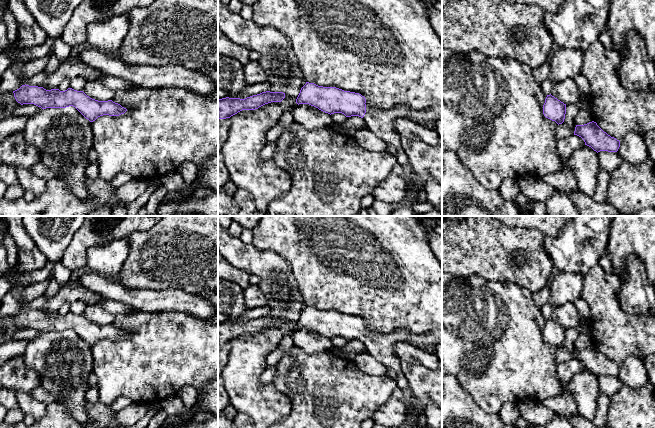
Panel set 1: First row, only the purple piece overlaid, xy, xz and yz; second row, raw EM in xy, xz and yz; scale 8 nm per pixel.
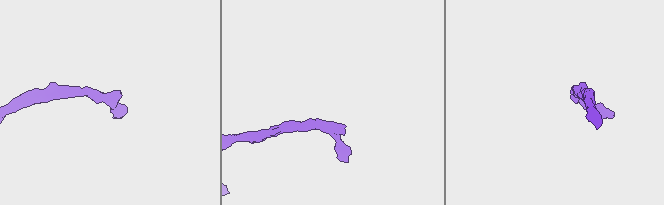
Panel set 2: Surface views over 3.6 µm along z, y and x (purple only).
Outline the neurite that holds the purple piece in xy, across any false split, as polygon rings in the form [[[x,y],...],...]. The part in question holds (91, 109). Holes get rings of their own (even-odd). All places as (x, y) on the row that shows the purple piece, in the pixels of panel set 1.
[[[22,85],[13,91],[18,103],[34,104],[42,109],[75,107],[90,122],[103,115],[119,116],[127,109],[120,104],[108,101],[98,101],[87,96],[83,91],[68,88],[65,91],[59,89],[46,90],[43,87]]]

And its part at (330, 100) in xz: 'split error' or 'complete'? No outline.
split error

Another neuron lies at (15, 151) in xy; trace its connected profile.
[[[23,132],[13,133],[0,143],[0,166],[9,165],[30,170],[39,162],[39,152],[25,140]]]

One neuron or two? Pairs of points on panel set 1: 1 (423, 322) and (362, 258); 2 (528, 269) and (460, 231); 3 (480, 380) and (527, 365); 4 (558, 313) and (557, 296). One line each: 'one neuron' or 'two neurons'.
1: one neuron
2: one neuron
3: one neuron
4: two neurons

